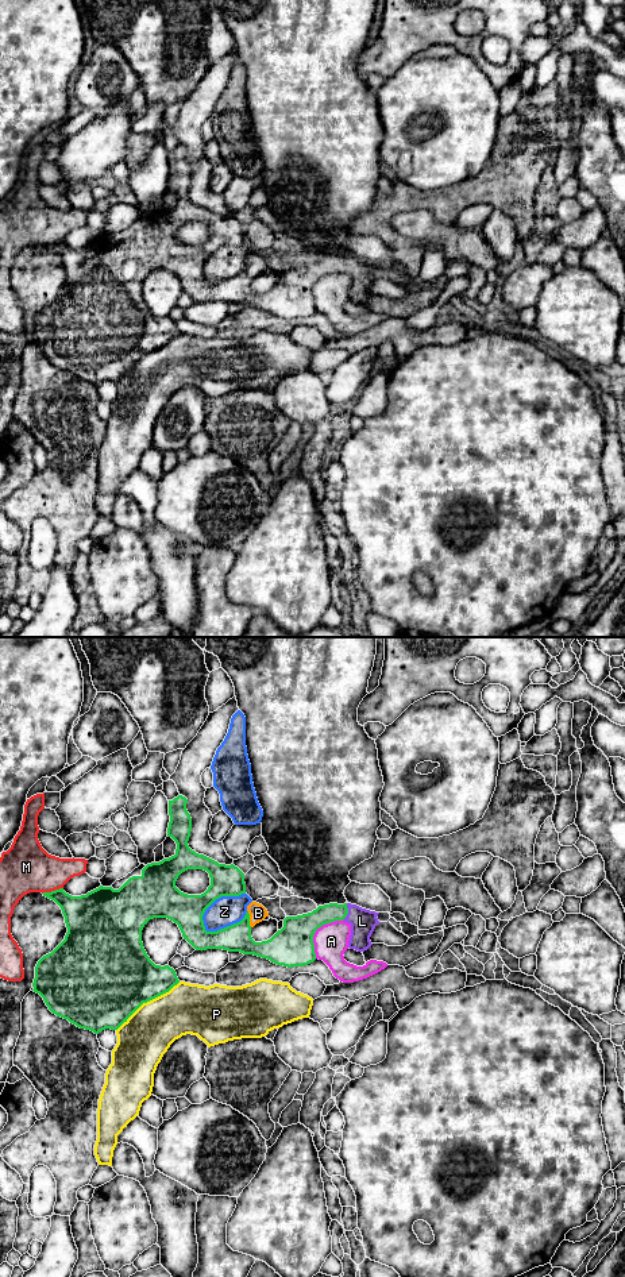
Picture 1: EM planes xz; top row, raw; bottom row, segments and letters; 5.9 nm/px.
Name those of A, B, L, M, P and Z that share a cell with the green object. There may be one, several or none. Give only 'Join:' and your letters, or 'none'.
Join: B, L

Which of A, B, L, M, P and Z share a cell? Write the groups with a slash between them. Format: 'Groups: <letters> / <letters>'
Groups: A / B L / M / P / Z

